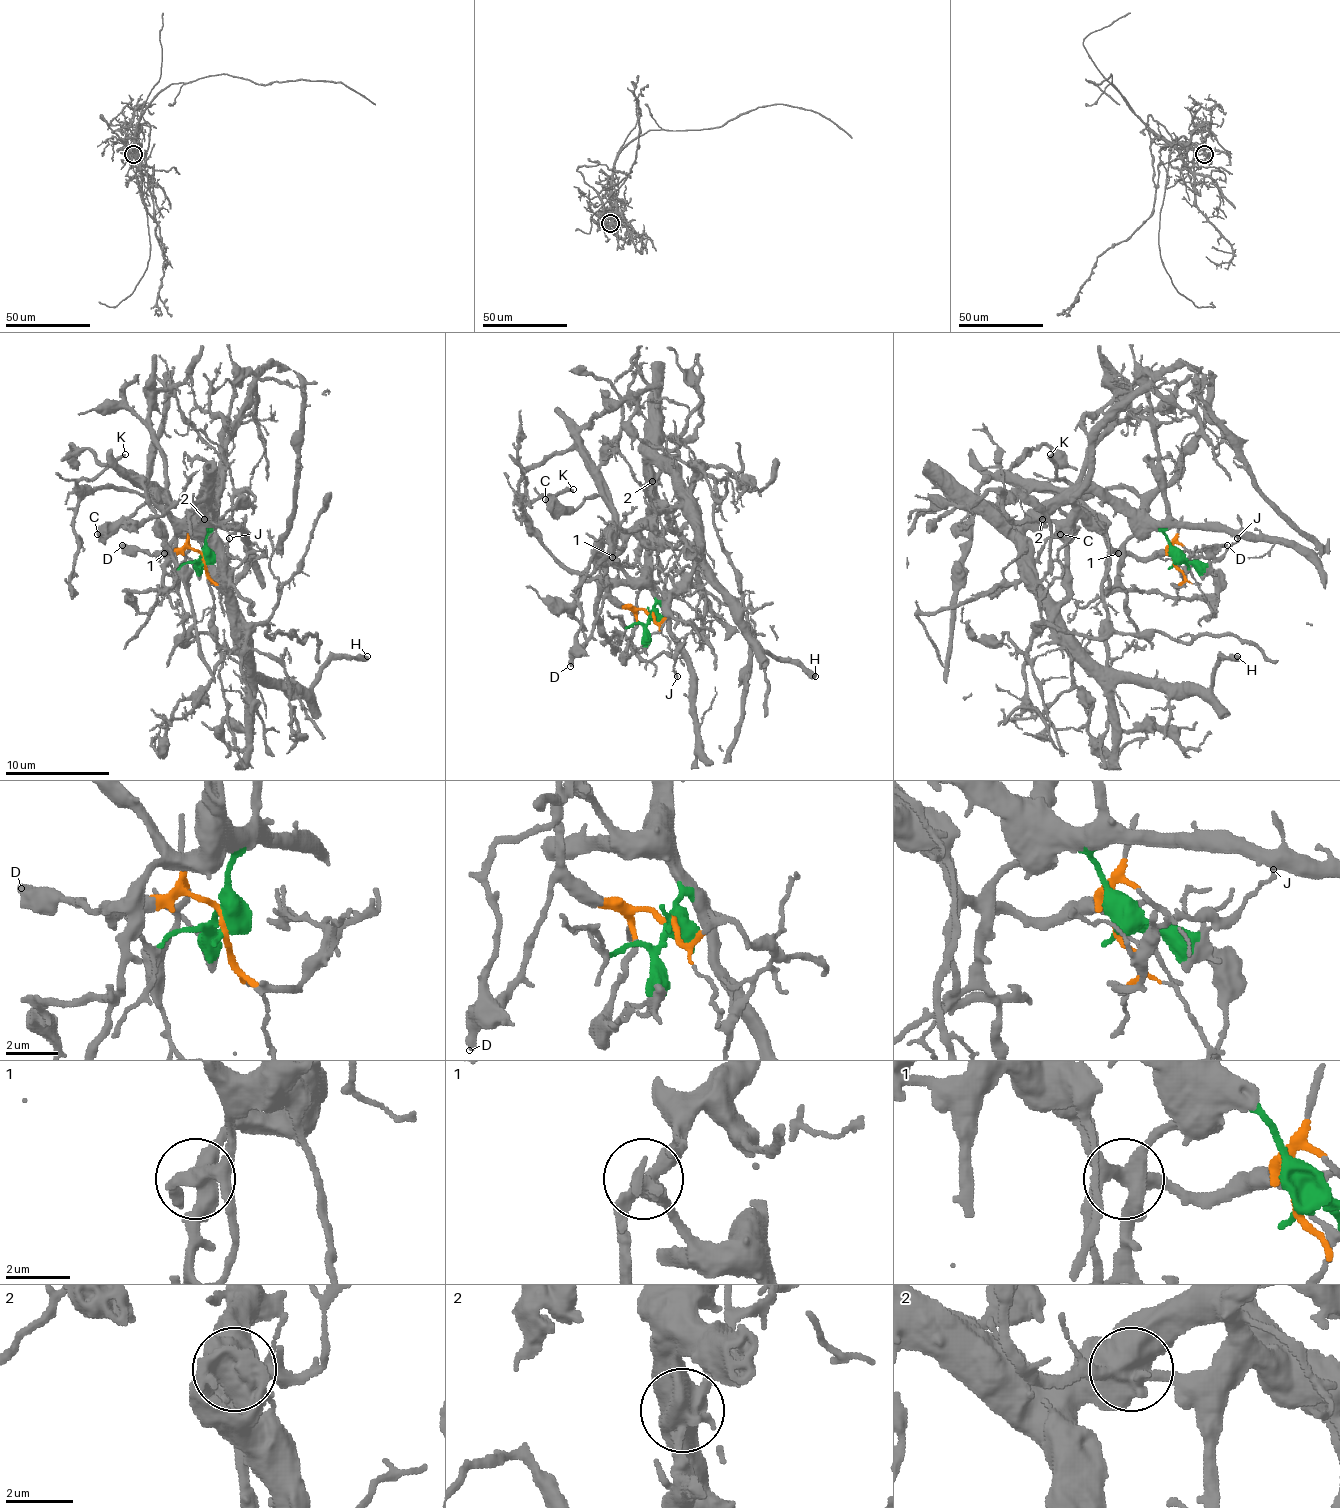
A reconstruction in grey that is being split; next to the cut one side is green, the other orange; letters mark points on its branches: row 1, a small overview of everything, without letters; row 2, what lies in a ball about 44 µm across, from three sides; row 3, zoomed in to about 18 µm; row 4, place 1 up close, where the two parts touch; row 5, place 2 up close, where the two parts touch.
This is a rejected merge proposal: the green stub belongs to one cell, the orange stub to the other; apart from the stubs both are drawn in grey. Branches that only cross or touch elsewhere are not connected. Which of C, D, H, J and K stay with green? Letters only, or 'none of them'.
H, K

